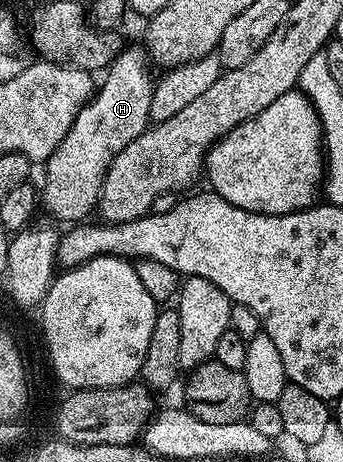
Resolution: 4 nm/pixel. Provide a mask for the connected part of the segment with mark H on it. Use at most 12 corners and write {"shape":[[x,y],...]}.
{"shape":[[124,48],[45,162],[41,205],[90,218],[149,127],[148,54]]}

